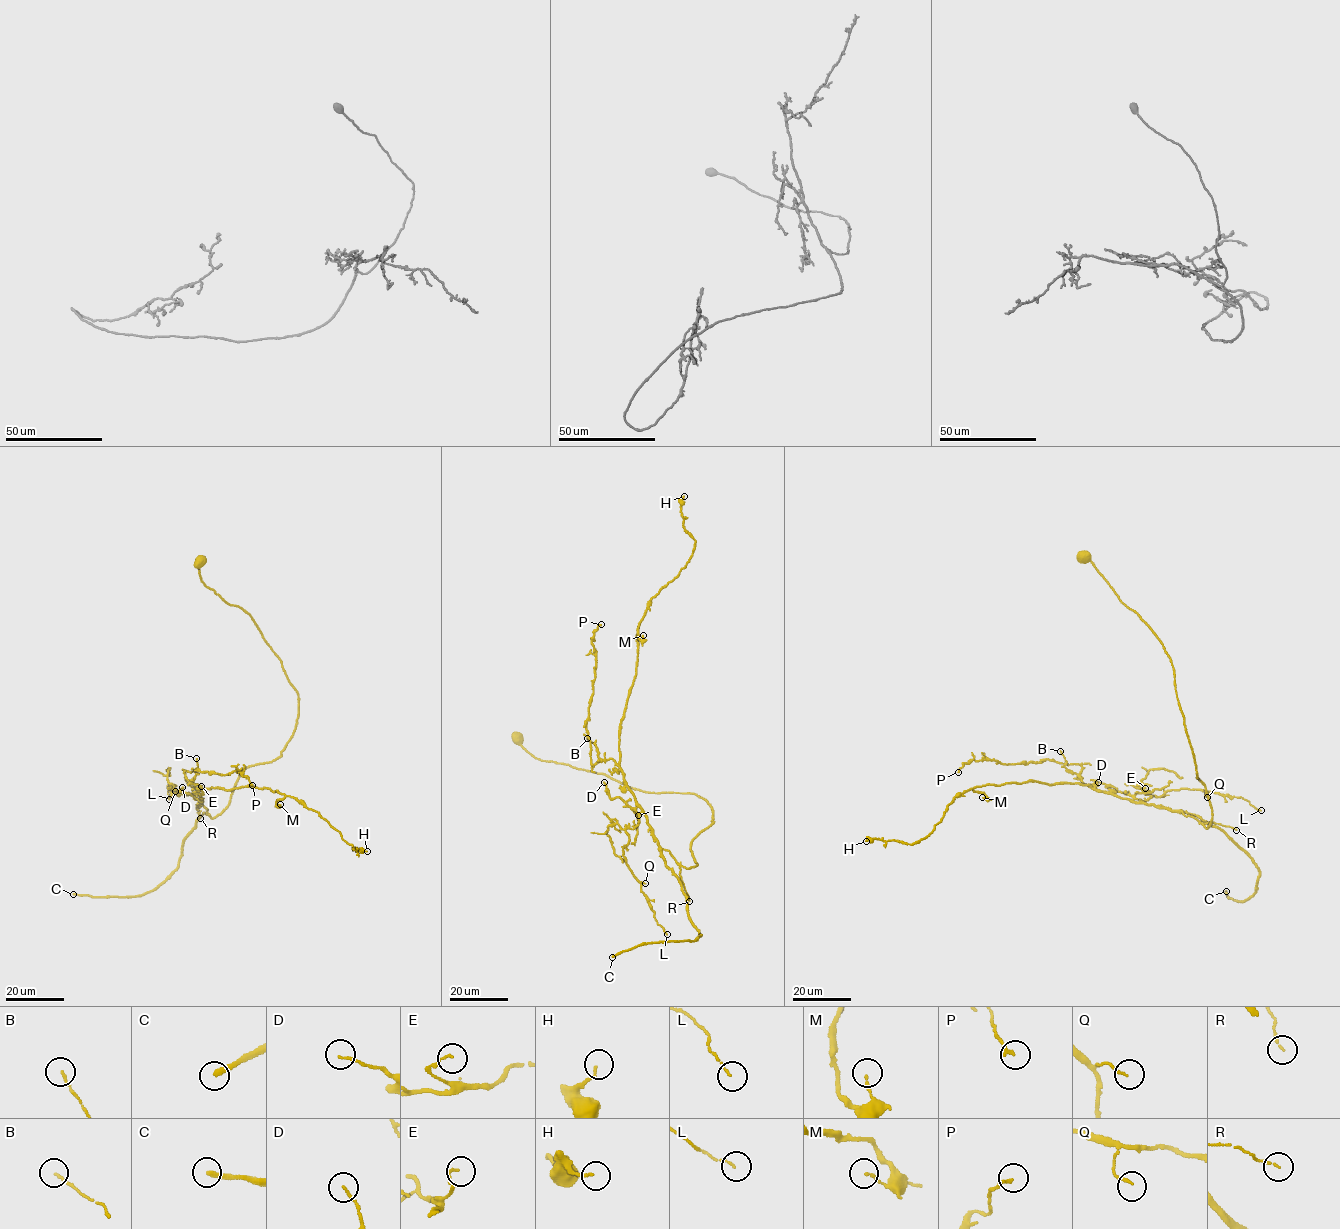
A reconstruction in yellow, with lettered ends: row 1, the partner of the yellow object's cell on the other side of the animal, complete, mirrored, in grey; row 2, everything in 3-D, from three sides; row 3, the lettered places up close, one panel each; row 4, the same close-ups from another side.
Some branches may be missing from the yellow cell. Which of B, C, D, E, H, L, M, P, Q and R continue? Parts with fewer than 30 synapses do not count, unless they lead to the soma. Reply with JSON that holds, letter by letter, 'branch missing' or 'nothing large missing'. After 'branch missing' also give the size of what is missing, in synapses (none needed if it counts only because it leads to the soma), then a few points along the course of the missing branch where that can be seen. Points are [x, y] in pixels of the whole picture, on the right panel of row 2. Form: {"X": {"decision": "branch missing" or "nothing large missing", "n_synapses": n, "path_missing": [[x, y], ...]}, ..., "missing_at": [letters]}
{"B": {"decision": "nothing large missing"}, "C": {"decision": "branch missing", "n_synapses": 160, "path_missing": [[1226, 891], [1221, 838], [1244, 794], [1280, 763], [1312, 761], [1322, 783], [1202, 756], [1197, 739], [1233, 711]]}, "D": {"decision": "nothing large missing"}, "E": {"decision": "nothing large missing"}, "H": {"decision": "nothing large missing"}, "L": {"decision": "nothing large missing"}, "M": {"decision": "nothing large missing"}, "P": {"decision": "nothing large missing"}, "Q": {"decision": "nothing large missing"}, "R": {"decision": "nothing large missing"}, "missing_at": ["C"]}

